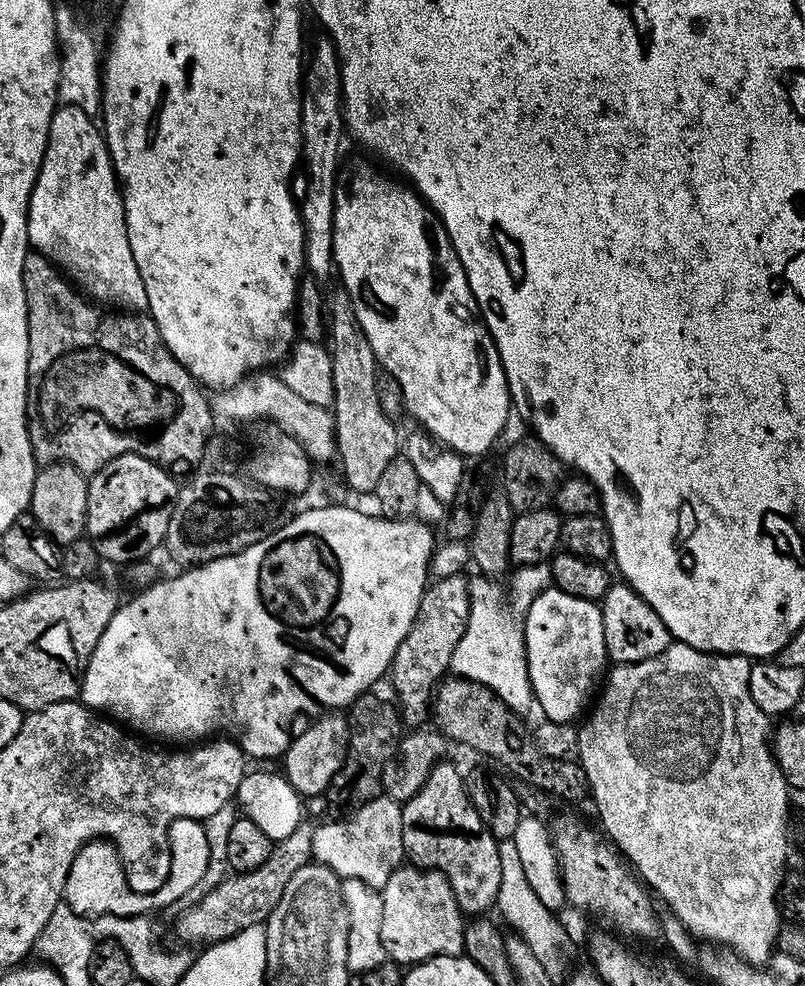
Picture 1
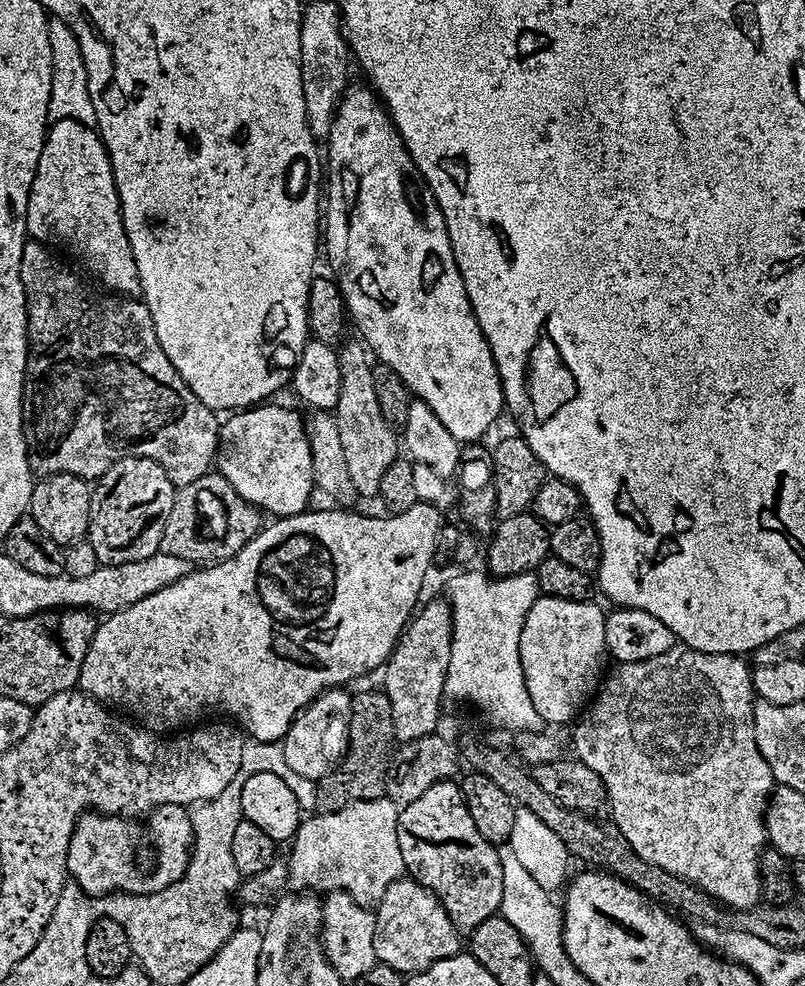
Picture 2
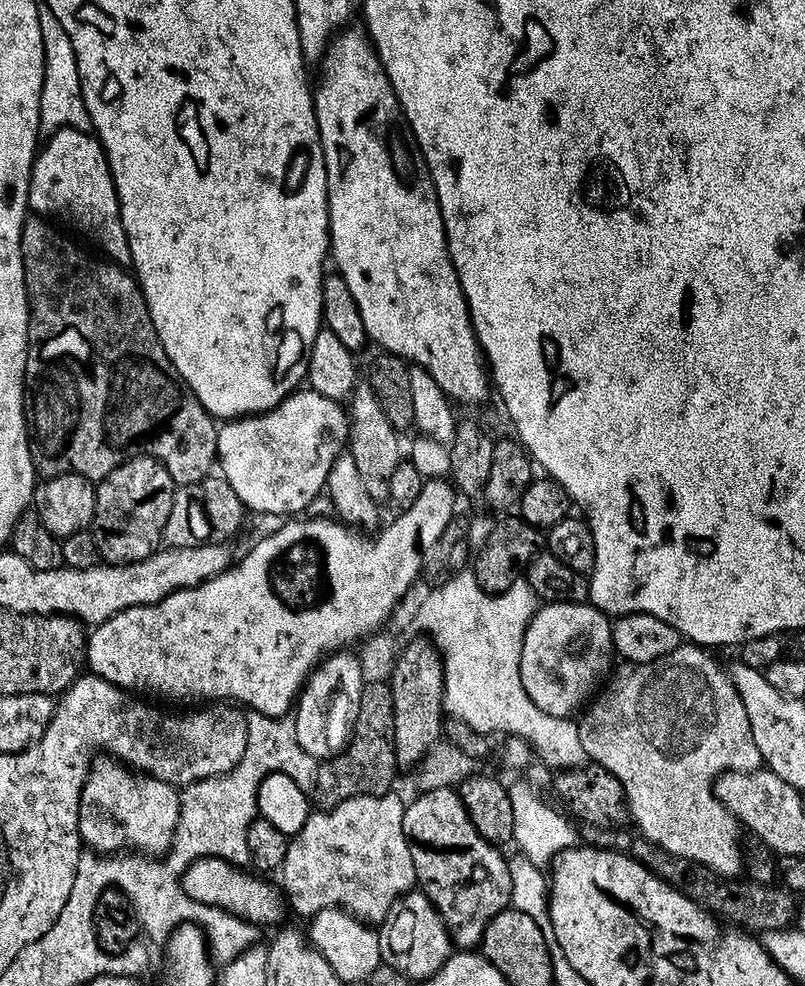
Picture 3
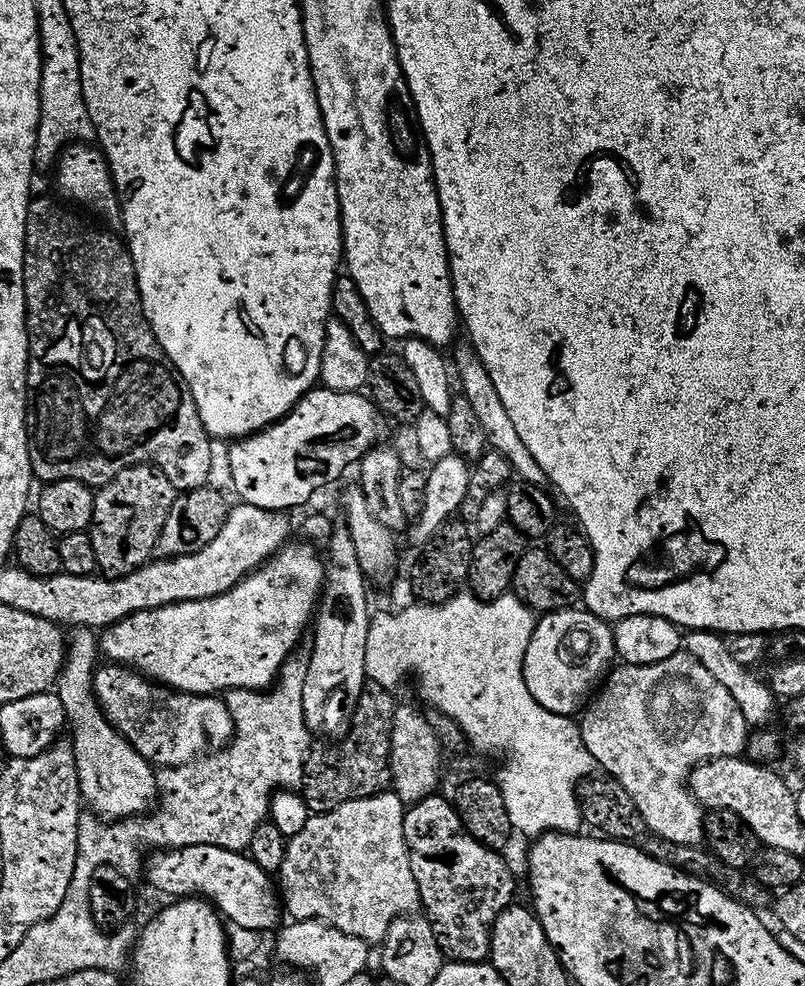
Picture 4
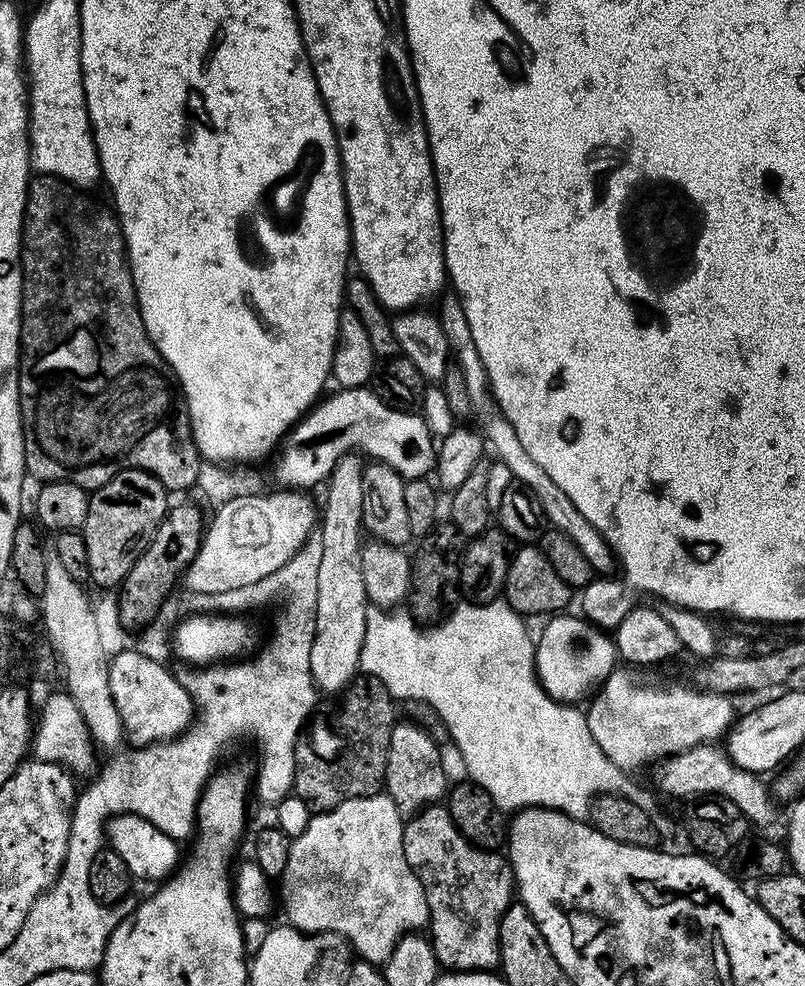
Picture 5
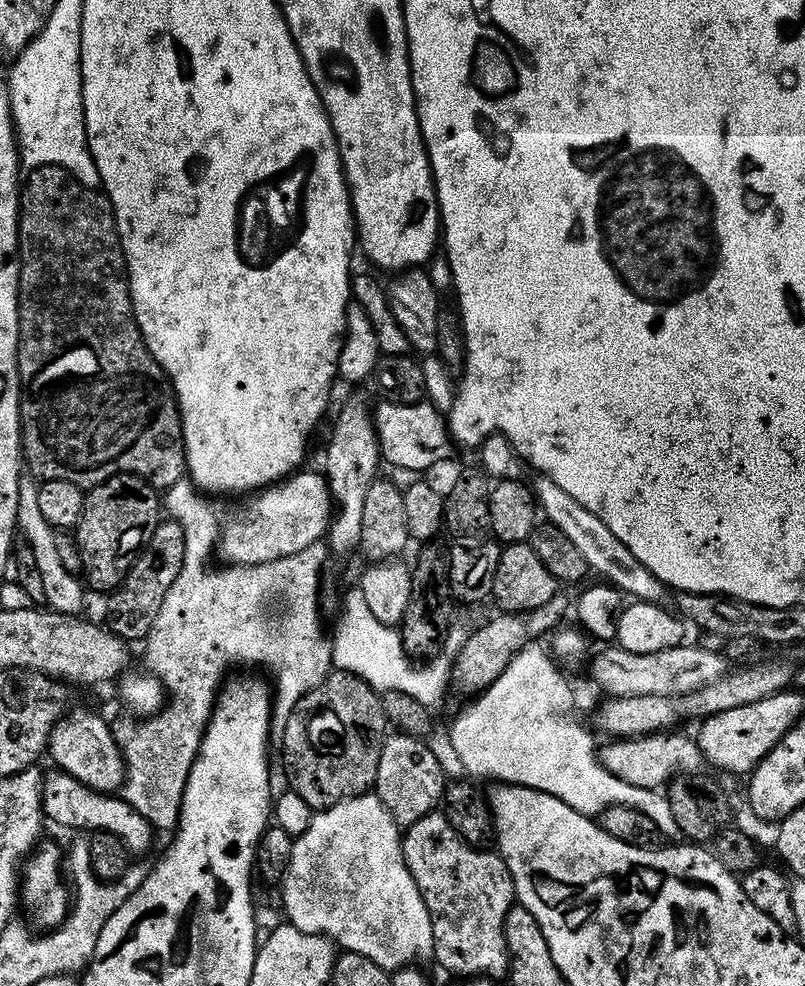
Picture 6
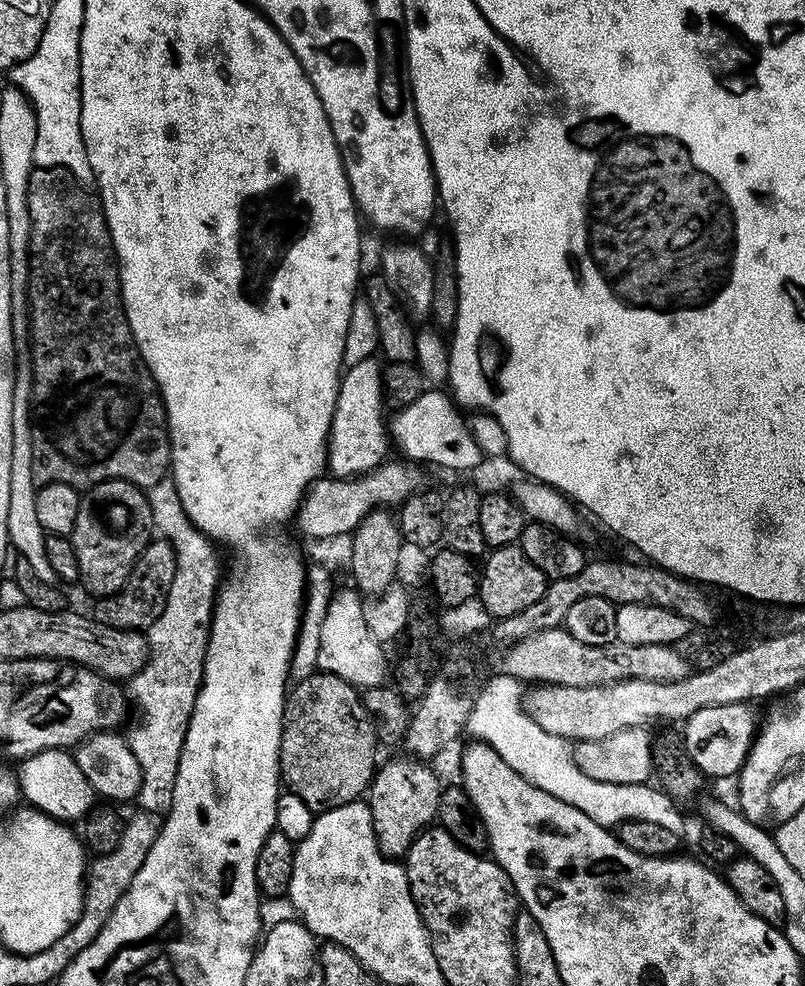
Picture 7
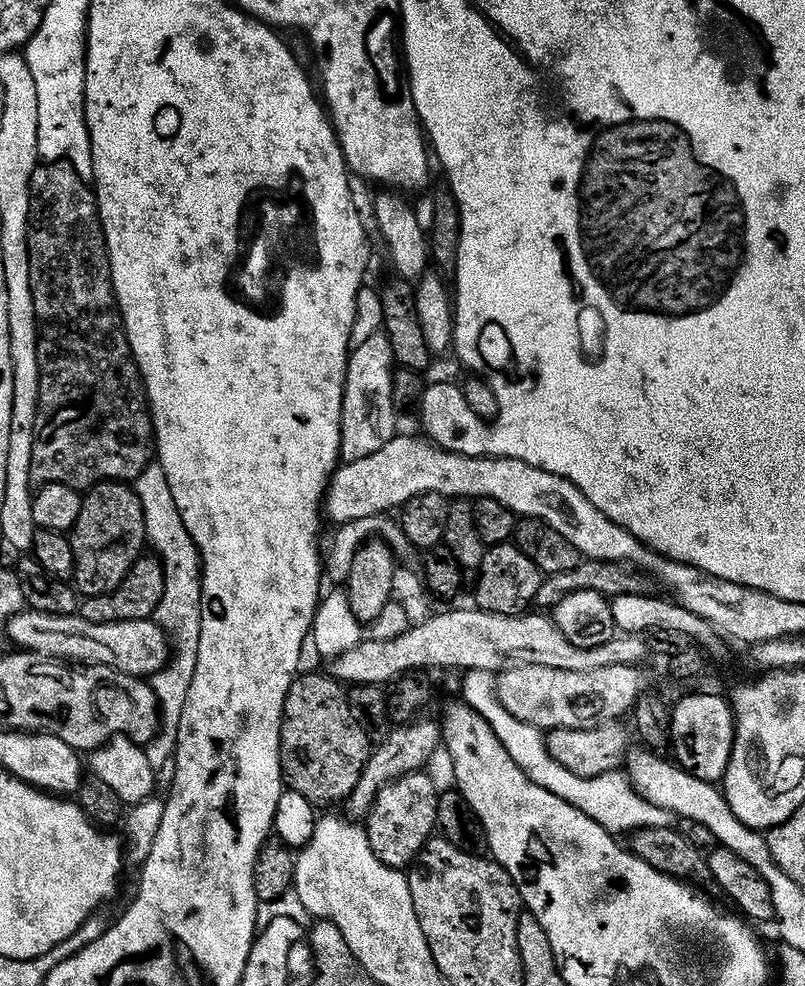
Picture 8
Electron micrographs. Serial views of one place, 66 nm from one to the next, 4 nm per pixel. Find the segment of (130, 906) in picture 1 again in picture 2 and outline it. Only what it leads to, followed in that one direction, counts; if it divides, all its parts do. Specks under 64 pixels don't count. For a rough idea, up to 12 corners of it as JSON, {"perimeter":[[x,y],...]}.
{"perimeter":[[112,814],[77,823],[71,879],[88,896],[135,893],[135,823]]}

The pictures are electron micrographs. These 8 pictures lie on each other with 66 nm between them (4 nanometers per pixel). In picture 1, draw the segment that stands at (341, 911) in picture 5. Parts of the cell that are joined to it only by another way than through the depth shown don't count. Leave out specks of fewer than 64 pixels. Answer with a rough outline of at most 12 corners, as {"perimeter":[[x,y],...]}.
{"perimeter":[[381,794],[319,825],[311,859],[383,890],[406,856]]}

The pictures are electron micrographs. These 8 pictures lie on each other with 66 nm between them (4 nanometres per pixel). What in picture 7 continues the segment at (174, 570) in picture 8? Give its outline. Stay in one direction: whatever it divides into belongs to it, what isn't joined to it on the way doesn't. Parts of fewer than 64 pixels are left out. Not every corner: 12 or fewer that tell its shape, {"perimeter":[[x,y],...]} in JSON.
{"perimeter":[[165,476],[147,489],[174,578],[146,630],[124,737],[137,803],[173,800],[220,585],[213,541]]}

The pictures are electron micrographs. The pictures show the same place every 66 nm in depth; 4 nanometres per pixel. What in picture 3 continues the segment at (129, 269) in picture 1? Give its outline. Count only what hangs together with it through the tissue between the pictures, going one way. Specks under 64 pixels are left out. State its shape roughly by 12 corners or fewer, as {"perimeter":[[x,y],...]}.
{"perimeter":[[59,128],[28,183],[33,213],[73,216],[109,261],[132,255],[104,147]]}

